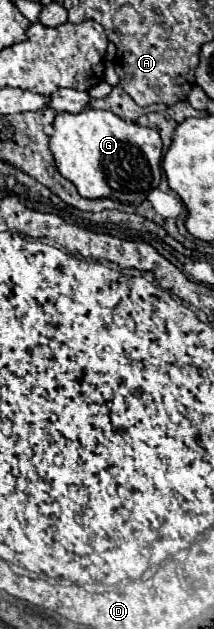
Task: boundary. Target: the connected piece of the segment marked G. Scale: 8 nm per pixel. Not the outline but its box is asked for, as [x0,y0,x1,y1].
[49,110,161,206]

